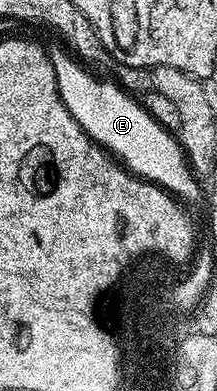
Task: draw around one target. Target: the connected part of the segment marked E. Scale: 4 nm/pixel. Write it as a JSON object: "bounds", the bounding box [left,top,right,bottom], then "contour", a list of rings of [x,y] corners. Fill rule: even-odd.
{"bounds":[50,48,201,203],"contour":[[[53,48],[50,56],[60,98],[70,115],[74,115],[74,119],[92,140],[119,158],[135,176],[171,191],[181,202],[189,203],[199,197],[201,200],[201,182],[188,168],[188,159],[179,140],[169,130],[154,123],[154,119],[150,119],[143,104],[133,94],[111,80],[99,81],[94,74],[83,69],[85,66],[67,48],[59,48]]]}

